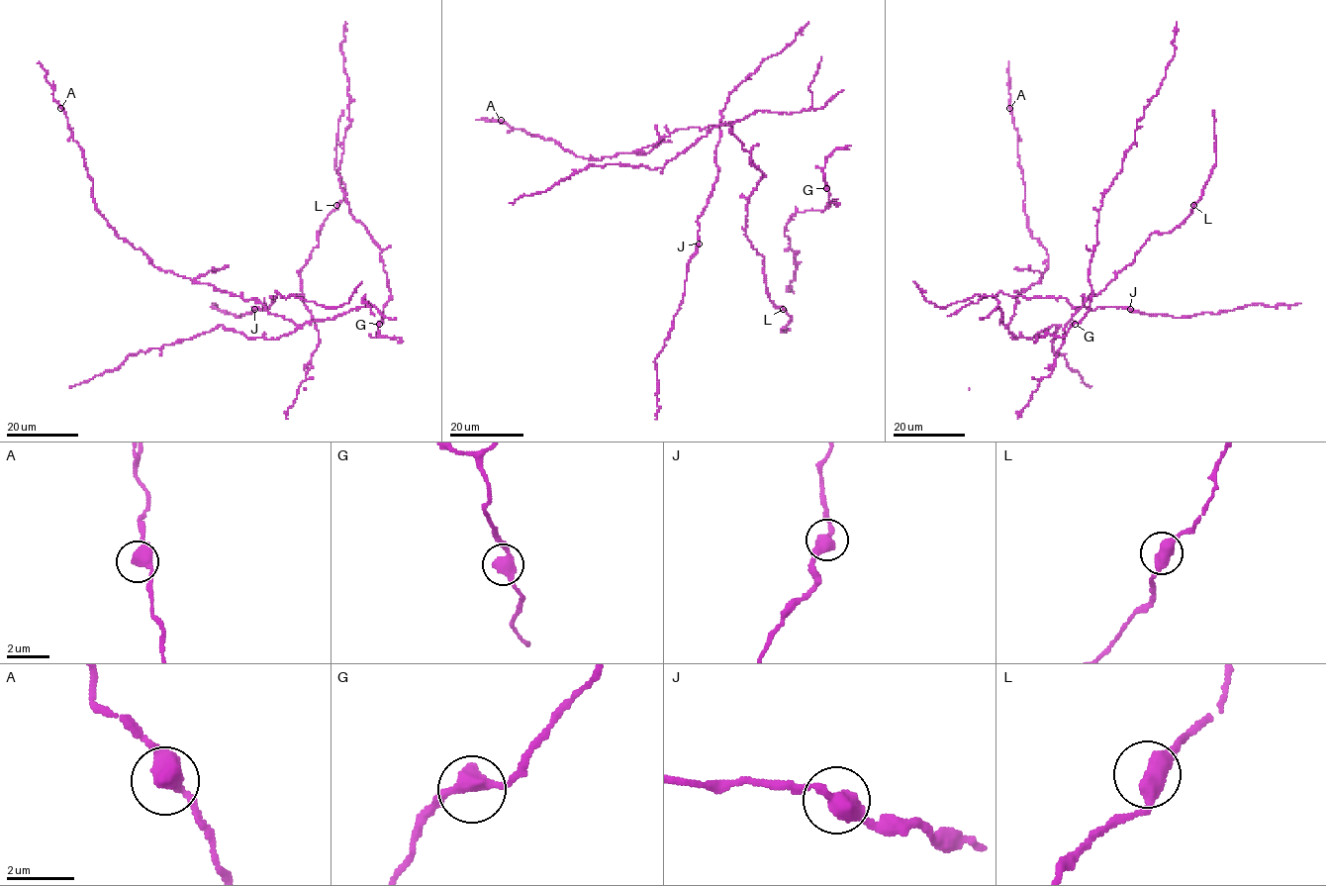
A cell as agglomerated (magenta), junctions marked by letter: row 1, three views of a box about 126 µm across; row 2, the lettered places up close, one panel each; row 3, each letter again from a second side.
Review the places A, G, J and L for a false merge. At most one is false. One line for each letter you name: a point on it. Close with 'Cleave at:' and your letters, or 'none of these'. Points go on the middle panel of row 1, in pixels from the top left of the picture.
Cleave at: none of these

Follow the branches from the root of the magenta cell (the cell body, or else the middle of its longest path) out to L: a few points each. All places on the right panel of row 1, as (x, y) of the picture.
L: (1085, 300), (1102, 291), (1118, 273), (1132, 263), (1153, 233), (1171, 233), (1178, 227), (1191, 214), (1193, 205)

